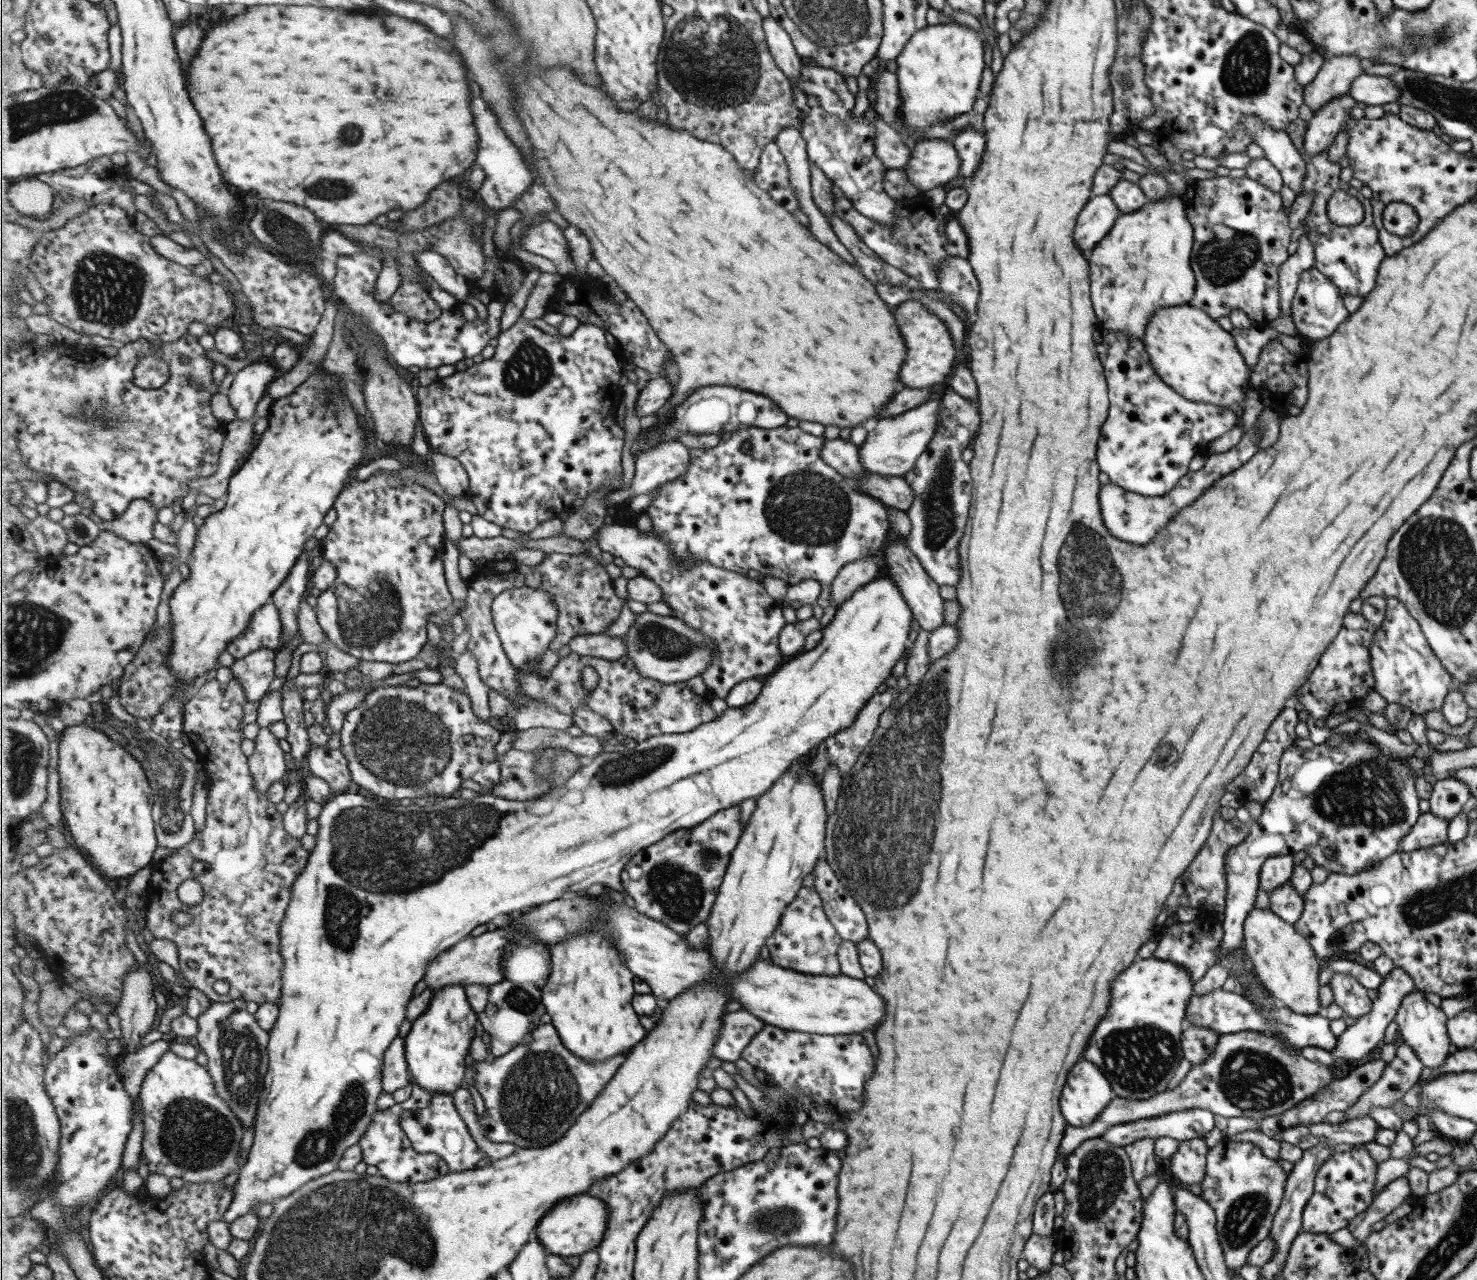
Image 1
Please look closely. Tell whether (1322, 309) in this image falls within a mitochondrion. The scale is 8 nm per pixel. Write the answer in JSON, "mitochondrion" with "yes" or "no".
{"mitochondrion":"yes"}

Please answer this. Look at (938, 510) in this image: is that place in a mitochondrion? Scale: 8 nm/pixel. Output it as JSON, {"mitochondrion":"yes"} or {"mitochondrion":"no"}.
{"mitochondrion":"yes"}

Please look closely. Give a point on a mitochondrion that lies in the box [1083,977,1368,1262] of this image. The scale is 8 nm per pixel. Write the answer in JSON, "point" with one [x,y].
{"point":[1139,1057]}

